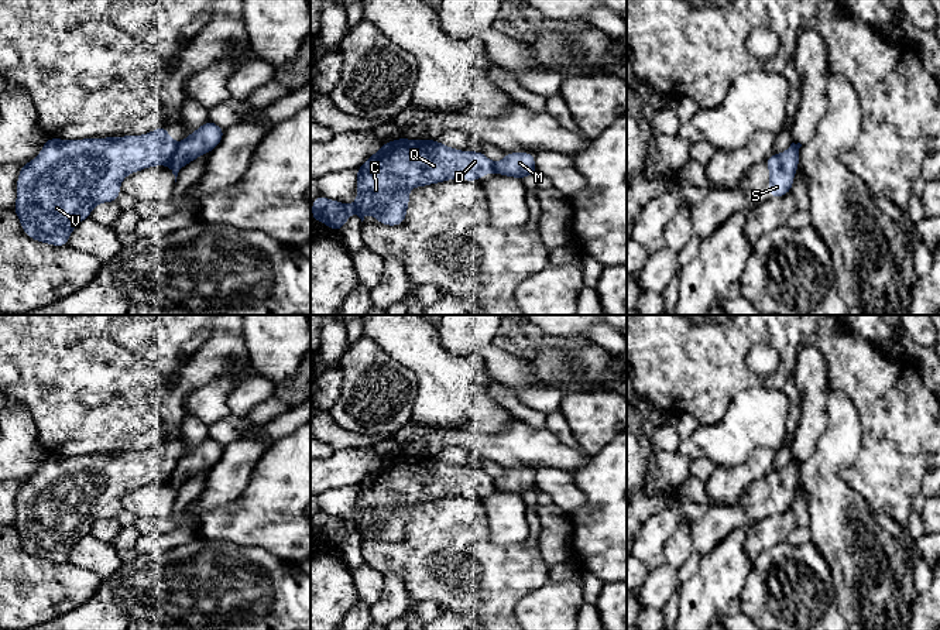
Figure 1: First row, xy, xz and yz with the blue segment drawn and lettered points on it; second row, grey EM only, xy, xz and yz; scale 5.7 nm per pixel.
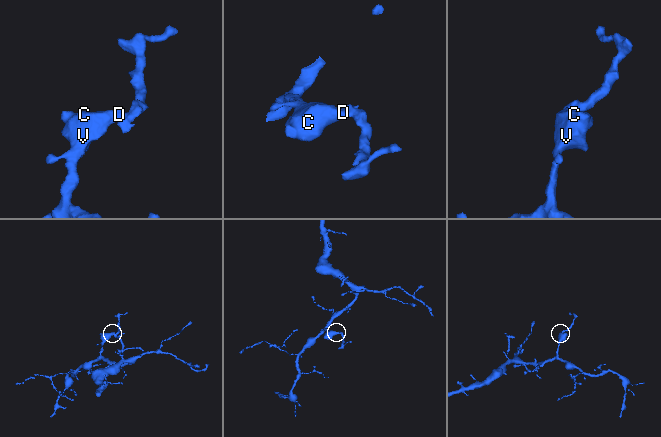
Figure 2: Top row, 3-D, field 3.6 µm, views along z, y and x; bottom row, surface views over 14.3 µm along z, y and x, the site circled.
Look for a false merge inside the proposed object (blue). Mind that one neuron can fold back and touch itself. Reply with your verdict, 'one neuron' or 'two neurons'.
two neurons

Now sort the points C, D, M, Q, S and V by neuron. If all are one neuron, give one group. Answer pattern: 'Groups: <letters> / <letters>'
Groups: C D Q V / M S

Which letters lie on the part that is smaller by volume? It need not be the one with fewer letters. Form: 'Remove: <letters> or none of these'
Remove: M, S

